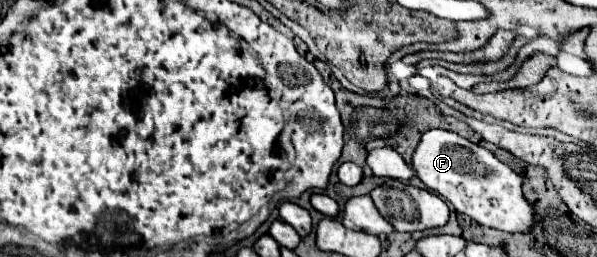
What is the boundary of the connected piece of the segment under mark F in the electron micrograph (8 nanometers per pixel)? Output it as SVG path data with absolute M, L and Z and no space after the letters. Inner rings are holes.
M430 129L414 149L412 167L416 177L430 191L448 199L456 211L476 219L480 225L508 233L530 231L534 219L532 207L522 195L522 177L498 161L488 149L470 143L454 131Z

